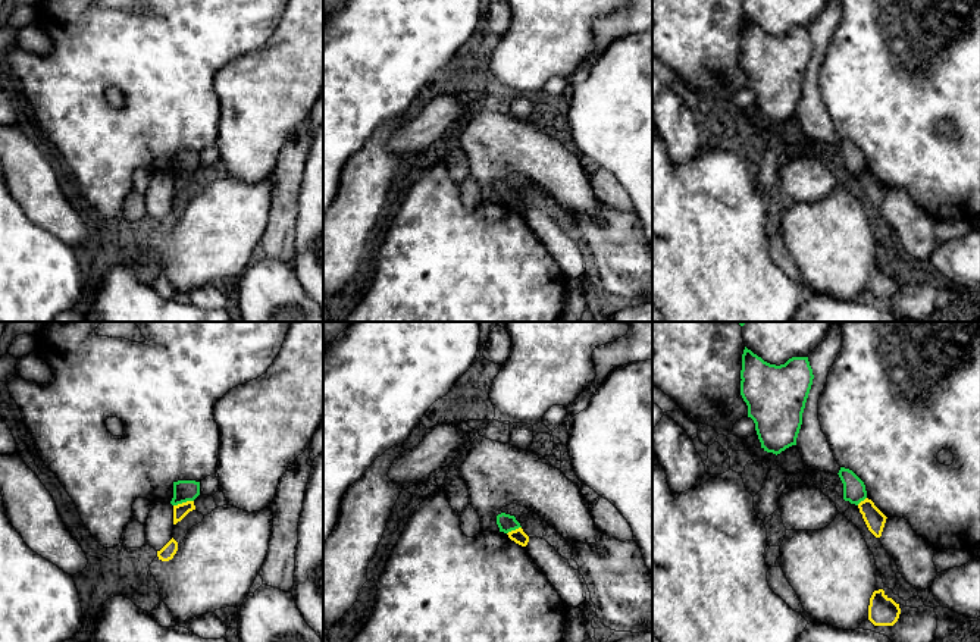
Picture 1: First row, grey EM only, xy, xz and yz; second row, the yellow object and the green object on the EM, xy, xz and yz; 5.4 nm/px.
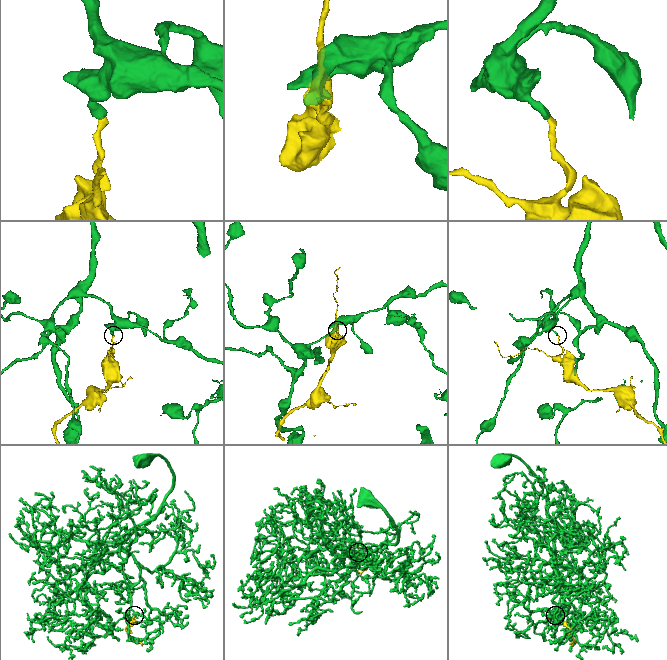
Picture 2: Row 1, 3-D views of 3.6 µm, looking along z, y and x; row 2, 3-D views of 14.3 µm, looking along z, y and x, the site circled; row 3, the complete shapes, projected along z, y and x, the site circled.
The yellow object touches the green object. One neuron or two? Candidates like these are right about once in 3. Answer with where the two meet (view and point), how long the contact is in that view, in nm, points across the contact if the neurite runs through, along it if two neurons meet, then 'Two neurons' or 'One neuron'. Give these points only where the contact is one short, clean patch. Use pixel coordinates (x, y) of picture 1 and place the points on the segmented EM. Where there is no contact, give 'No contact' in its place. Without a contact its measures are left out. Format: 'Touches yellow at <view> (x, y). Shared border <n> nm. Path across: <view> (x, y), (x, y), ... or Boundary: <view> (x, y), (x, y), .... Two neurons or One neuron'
Touches yellow at xy (182, 503). Shared border 120 nm. Boundary: xy (193, 500), (174, 506). Two neurons

